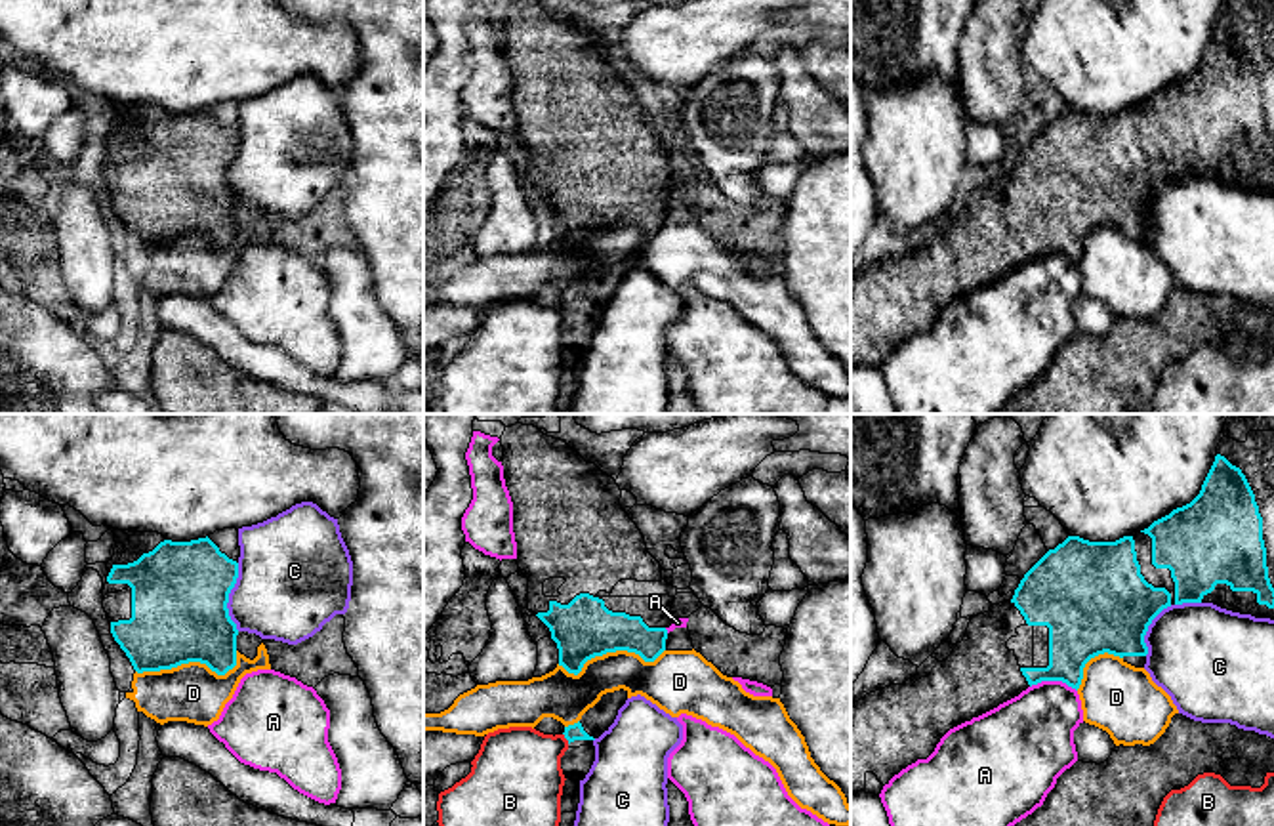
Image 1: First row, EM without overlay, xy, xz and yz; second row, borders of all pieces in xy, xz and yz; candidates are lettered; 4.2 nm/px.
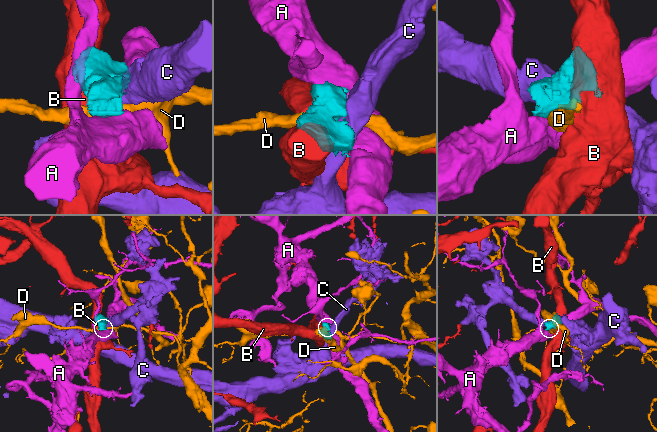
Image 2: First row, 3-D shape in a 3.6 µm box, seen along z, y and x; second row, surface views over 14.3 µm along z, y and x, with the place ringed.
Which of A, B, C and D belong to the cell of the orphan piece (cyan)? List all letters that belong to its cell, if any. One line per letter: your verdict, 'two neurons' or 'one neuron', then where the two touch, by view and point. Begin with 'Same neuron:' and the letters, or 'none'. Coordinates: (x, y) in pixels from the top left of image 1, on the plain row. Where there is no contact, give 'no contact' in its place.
Same neuron: none
A: two neurons; contact yz (1053, 252)
B: two neurons; contact xz (565, 309)
C: two neurons; contact xy (227, 170)
D: two neurons; contact xy (191, 233)

